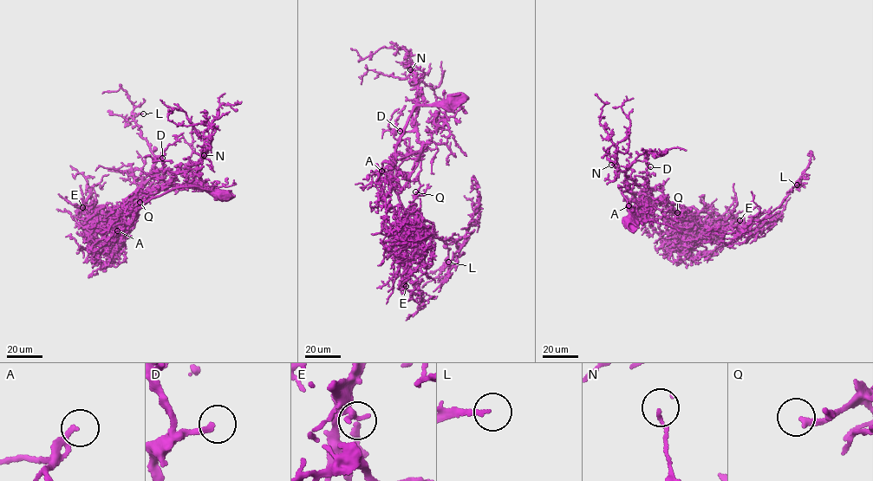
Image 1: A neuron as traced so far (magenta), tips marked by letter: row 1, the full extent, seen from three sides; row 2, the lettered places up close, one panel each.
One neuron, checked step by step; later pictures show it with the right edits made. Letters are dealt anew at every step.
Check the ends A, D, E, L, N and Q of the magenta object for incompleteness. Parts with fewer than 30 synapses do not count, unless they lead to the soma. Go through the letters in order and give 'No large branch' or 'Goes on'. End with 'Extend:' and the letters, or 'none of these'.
A: No large branch
D: Goes on
E: No large branch
L: Goes on
N: No large branch
Q: Goes on
Extend: D, L, Q

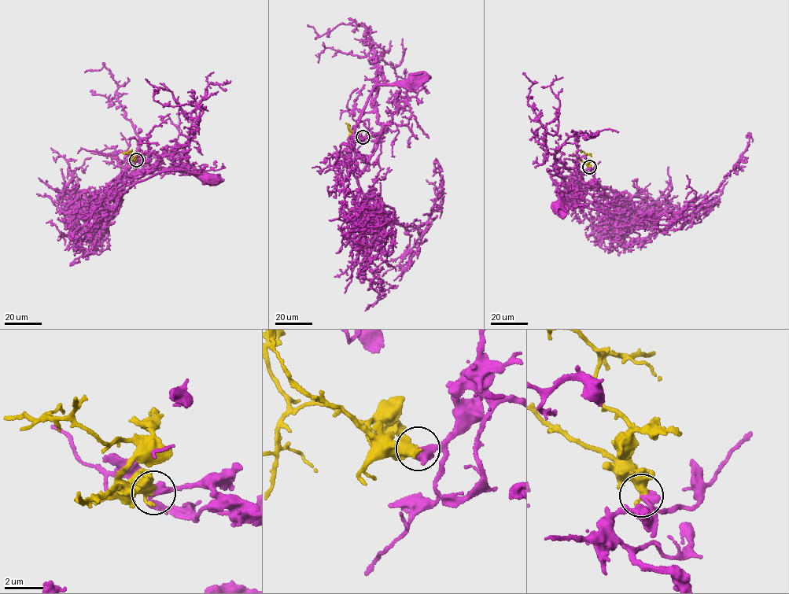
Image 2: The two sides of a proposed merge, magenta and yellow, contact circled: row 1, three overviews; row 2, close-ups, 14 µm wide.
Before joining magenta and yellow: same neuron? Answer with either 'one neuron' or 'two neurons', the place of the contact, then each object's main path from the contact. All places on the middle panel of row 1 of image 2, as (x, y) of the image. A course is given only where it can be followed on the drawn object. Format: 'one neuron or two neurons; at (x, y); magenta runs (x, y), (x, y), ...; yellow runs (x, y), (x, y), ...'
one neuron; at (363, 137); magenta runs (363, 137), (369, 130), (384, 137), (371, 134), (353, 146), (355, 127), (374, 87), (413, 79); yellow runs (363, 137), (350, 132), (348, 123)

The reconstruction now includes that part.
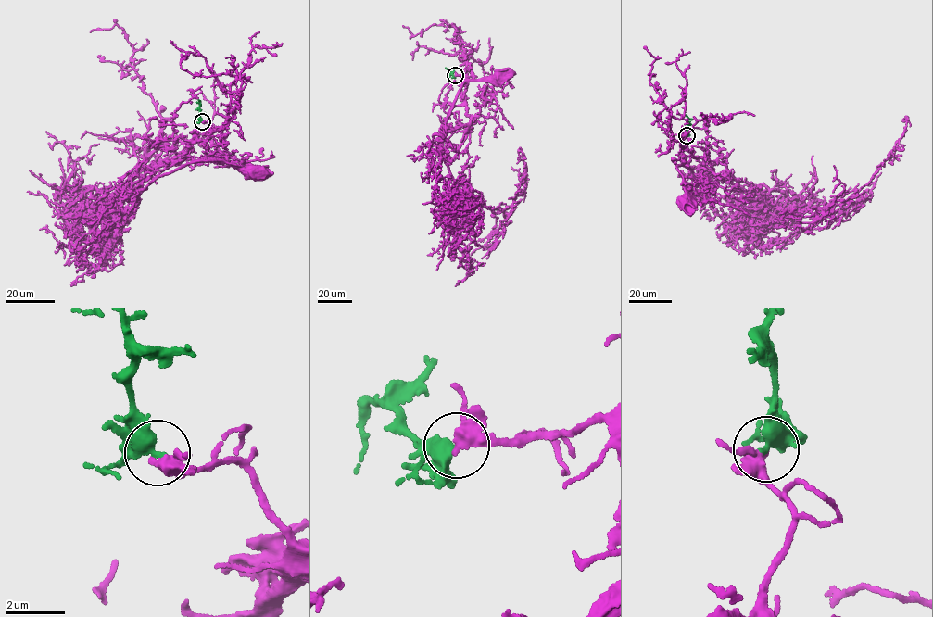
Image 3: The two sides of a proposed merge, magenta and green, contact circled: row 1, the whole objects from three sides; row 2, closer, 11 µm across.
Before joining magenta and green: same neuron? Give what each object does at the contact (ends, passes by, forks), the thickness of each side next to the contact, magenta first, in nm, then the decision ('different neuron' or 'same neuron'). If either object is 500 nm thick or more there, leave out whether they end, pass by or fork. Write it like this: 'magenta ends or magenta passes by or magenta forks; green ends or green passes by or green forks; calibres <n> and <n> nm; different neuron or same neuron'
calibres 320 and 550 nm; same neuron

